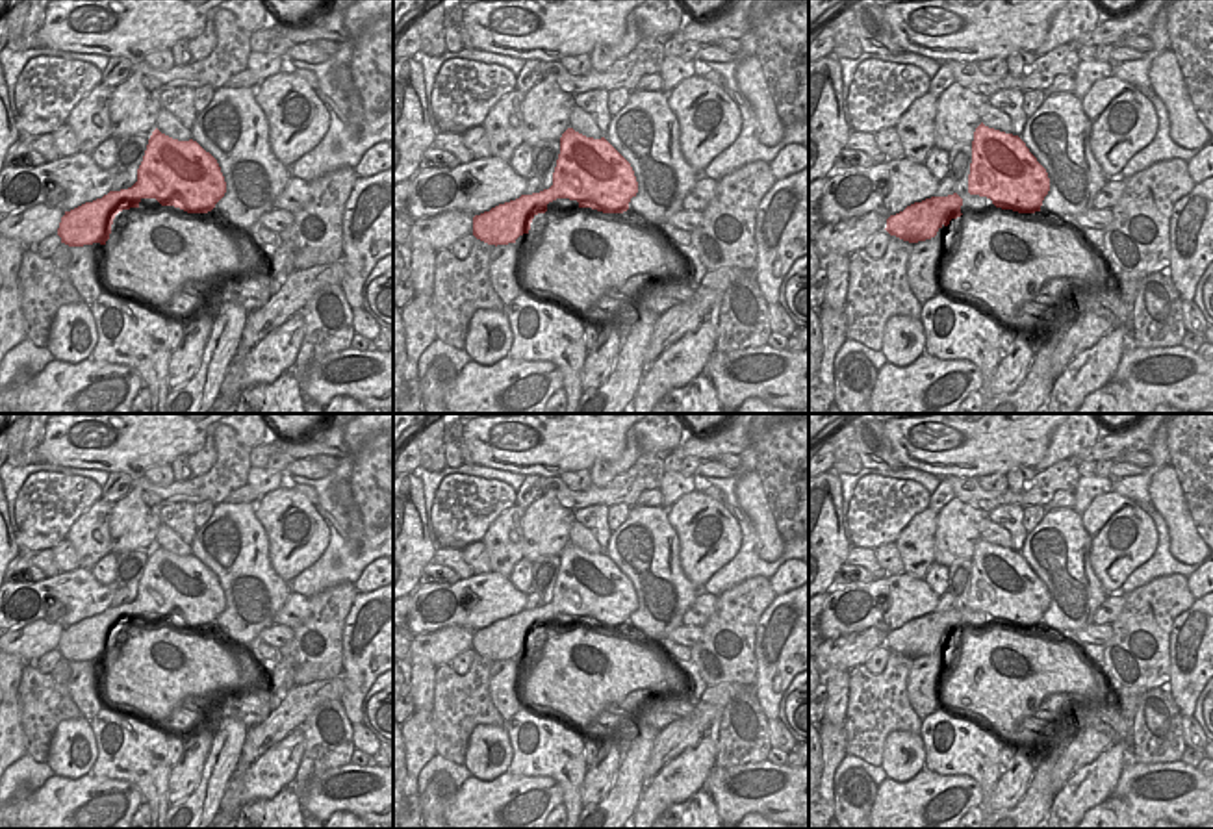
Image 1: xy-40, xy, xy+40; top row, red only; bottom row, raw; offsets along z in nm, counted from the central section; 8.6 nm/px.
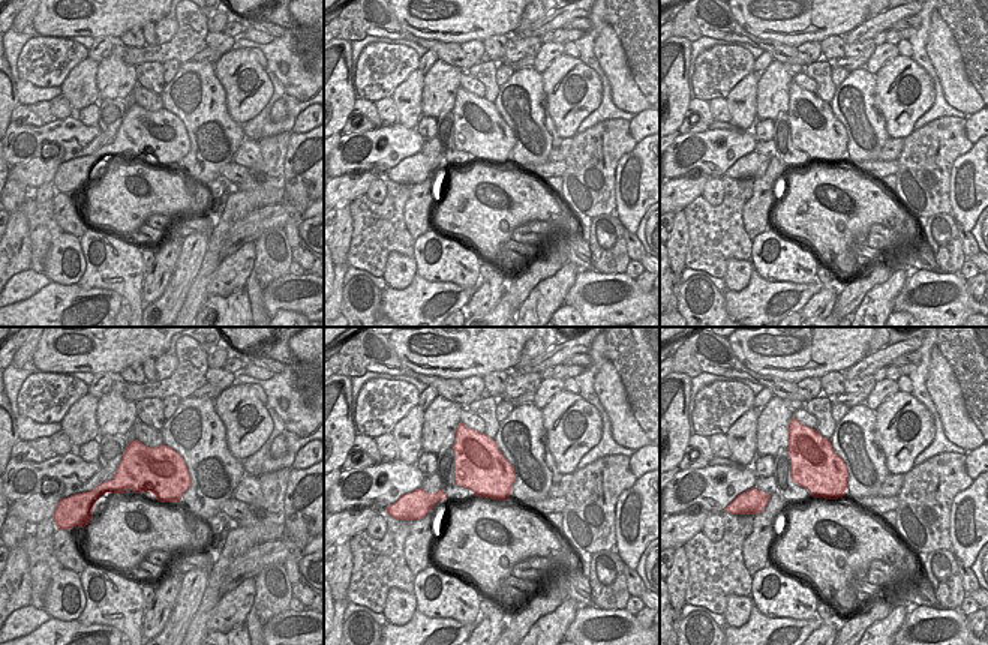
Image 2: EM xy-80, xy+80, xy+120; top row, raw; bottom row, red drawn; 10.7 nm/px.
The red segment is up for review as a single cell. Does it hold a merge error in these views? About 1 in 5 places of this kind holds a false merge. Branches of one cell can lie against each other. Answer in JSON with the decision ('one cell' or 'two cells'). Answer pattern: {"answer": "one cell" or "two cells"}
{"answer": "one cell"}

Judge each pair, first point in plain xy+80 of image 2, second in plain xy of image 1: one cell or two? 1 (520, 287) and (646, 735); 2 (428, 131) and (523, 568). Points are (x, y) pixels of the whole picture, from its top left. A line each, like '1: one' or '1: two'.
1: two
2: one

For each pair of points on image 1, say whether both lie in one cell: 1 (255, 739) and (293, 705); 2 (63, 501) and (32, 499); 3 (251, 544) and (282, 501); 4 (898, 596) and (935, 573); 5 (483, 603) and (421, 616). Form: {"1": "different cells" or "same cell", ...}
{"1": "same cell", "2": "same cell", "3": "different cells", "4": "different cells", "5": "same cell"}

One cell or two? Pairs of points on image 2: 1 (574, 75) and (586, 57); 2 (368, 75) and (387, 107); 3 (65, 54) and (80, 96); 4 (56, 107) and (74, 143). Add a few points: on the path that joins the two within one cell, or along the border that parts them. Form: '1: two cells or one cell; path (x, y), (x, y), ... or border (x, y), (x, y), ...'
1: two cells; border (579, 57), (598, 75), (603, 92)
2: two cells; border (390, 96), (380, 98), (375, 102)
3: two cells; border (87, 56), (69, 72), (60, 86)
4: two cells; border (72, 113), (57, 119)

